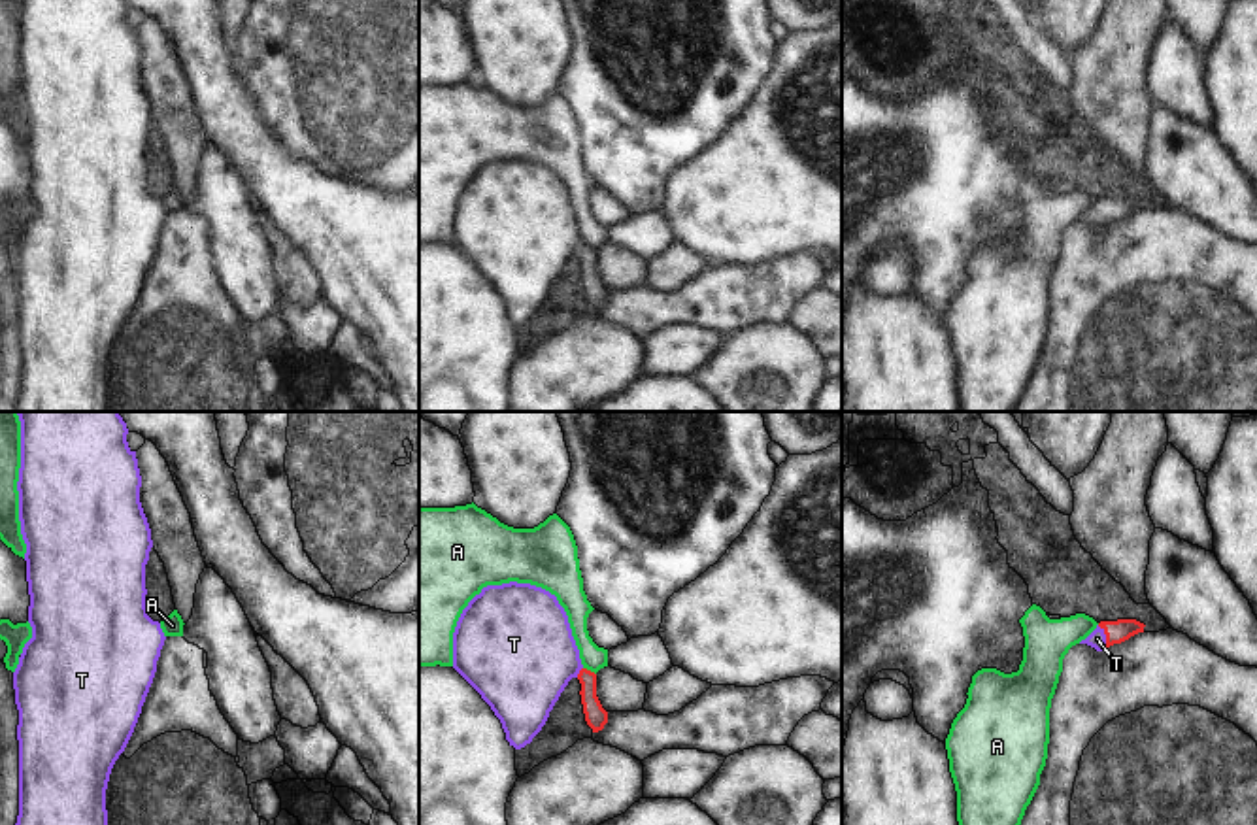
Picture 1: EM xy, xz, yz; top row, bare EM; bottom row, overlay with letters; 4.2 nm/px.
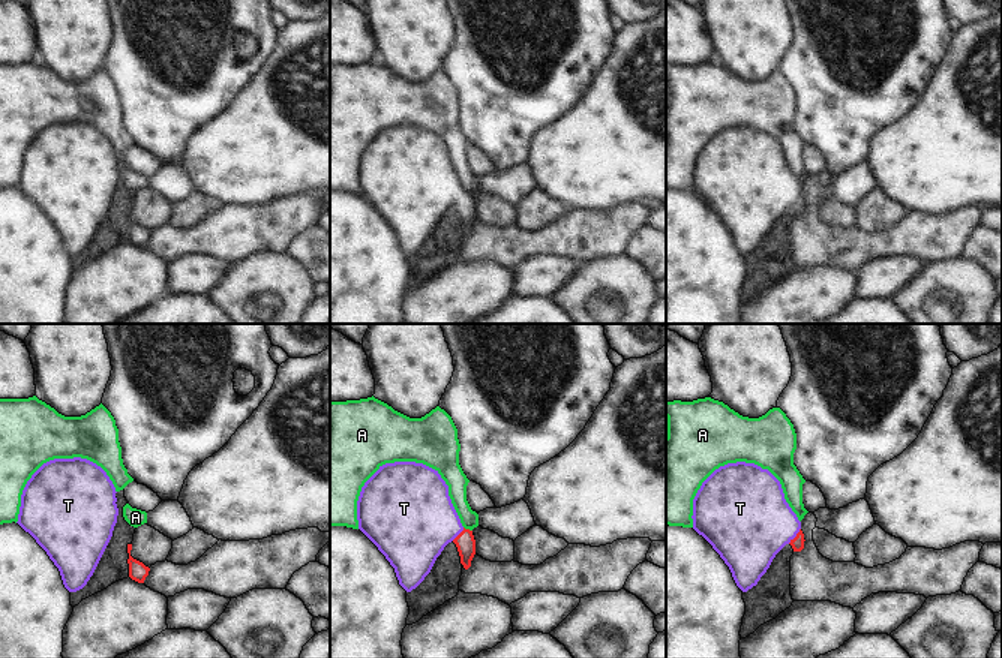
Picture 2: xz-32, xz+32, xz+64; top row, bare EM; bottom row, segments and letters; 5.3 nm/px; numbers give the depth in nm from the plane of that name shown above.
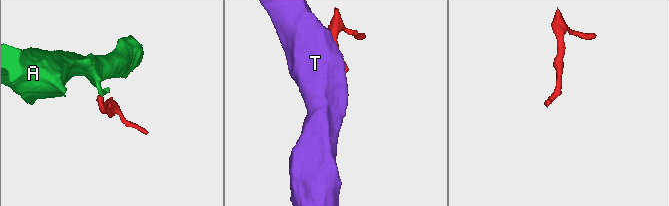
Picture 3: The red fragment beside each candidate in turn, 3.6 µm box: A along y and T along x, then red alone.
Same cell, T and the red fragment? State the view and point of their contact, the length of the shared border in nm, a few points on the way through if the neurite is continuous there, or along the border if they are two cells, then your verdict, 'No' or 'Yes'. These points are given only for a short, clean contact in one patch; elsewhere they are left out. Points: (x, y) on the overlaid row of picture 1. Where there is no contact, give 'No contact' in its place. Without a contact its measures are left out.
Touches red at yz (1106, 637). Shared border 110 nm. Path across: yz (1118, 631), (1106, 637), (1097, 639). Yes

